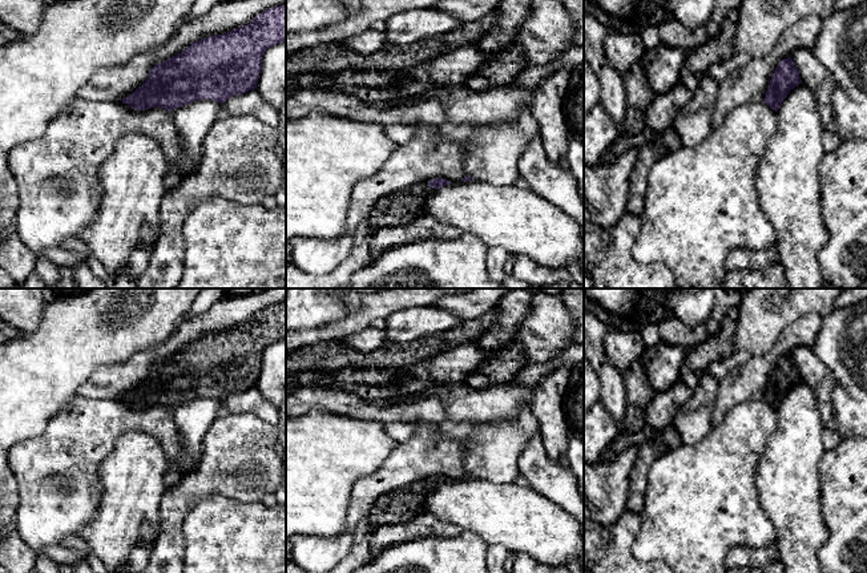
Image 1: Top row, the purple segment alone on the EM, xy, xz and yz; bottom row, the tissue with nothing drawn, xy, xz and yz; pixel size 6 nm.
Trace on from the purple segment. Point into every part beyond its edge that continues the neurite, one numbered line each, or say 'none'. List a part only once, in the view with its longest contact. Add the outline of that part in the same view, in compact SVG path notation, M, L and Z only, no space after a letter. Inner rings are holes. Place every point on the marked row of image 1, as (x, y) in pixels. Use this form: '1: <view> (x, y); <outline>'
1: xz (400, 208); M423 181L379 198L370 213L371 230L404 226L426 215L426 199L435 191Z

